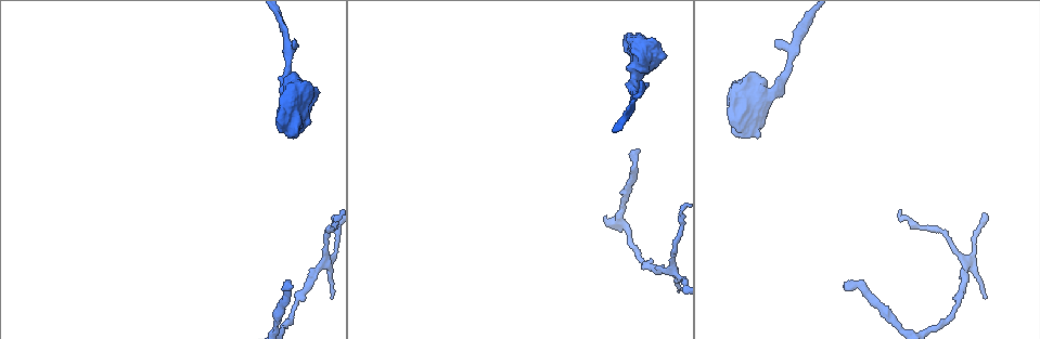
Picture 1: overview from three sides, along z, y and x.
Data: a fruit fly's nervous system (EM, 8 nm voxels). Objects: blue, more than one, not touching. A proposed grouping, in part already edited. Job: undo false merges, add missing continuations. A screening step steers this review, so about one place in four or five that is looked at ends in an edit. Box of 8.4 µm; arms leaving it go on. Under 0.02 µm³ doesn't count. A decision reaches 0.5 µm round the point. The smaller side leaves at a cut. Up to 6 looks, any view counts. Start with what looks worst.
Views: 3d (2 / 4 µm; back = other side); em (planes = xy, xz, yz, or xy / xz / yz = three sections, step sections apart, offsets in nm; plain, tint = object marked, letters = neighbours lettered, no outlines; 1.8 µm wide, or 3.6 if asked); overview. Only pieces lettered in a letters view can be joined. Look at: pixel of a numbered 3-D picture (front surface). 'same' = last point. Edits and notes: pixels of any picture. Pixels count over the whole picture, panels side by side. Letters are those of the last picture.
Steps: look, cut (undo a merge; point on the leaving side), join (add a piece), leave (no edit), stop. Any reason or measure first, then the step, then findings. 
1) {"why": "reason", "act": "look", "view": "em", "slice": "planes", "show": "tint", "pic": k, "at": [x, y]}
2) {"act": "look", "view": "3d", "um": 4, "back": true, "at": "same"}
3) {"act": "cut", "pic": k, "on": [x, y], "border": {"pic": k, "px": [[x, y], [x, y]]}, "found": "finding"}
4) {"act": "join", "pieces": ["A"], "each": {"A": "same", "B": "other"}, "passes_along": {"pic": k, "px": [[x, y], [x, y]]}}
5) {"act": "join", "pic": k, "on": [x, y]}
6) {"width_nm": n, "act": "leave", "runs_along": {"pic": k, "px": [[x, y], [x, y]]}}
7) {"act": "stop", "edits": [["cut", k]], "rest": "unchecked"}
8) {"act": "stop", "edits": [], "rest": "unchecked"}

{"why": "tapers out", "act": "look", "view": "em", "slice": "planes", "show": "tint", "pic": 1, "at": [637, 151]}

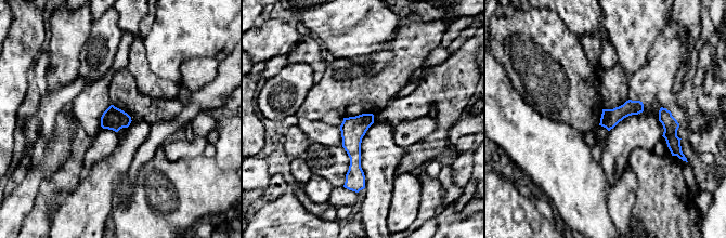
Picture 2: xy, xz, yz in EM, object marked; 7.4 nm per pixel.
{"act": "look", "view": "em", "slice": "planes", "show": "letters", "at": "same"}

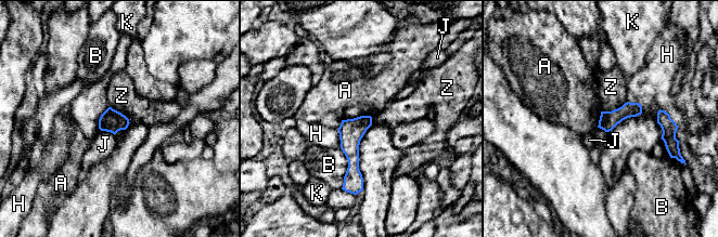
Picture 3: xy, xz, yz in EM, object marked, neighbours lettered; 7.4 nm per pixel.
{"act": "leave", "each": {"A": "other", "B": "other", "H": "other", "J": "other", "K": "other", "Z": "other"}, "runs_along": {"pic": 3, "px": [[368, 118], [353, 133], [356, 186]]}, "found": "no lettered piece goes on from it"}

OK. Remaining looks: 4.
{"why": "thin end", "act": "look", "view": "3d", "um": 2, "back": true, "pic": 1, "at": [641, 80]}

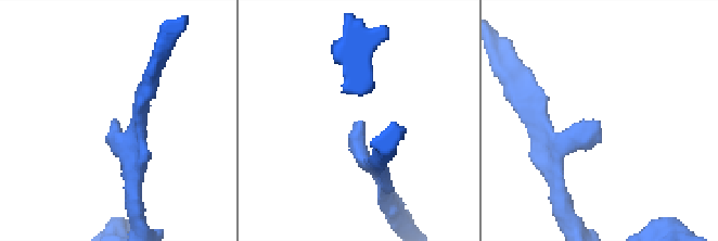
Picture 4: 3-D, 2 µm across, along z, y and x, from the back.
{"why": "now the EM", "act": "look", "view": "em", "slice": "xz", "step": 8, "show": "tint", "pic": 4, "at": [114, 124]}

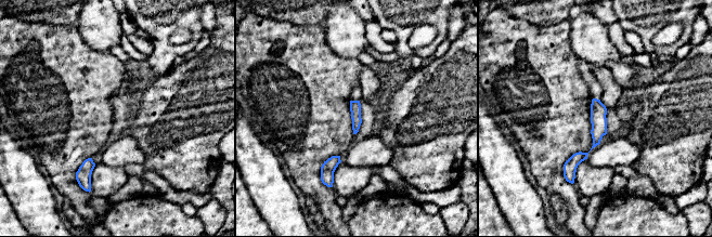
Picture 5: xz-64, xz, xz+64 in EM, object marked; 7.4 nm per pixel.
{"act": "look", "view": "em", "slice": "planes", "show": "letters", "at": "same"}

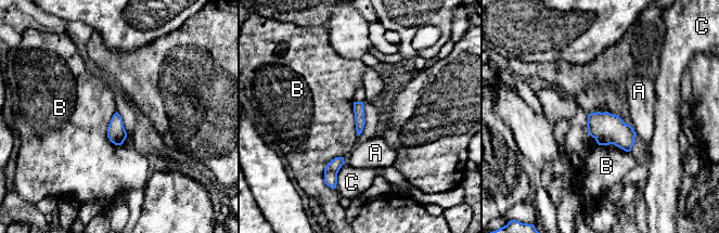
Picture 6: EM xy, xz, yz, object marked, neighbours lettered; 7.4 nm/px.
{"longest_contact_nm": ["B", 260], "act": "leave", "each": {"A": "other", "B": "other", "C": "other"}, "border": {"pic": 6, "px": [[116, 112], [107, 138], [120, 145]]}, "found": "none of them fits"}

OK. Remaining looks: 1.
{"act": "stop", "edits": [], "rest": "unchecked"}

